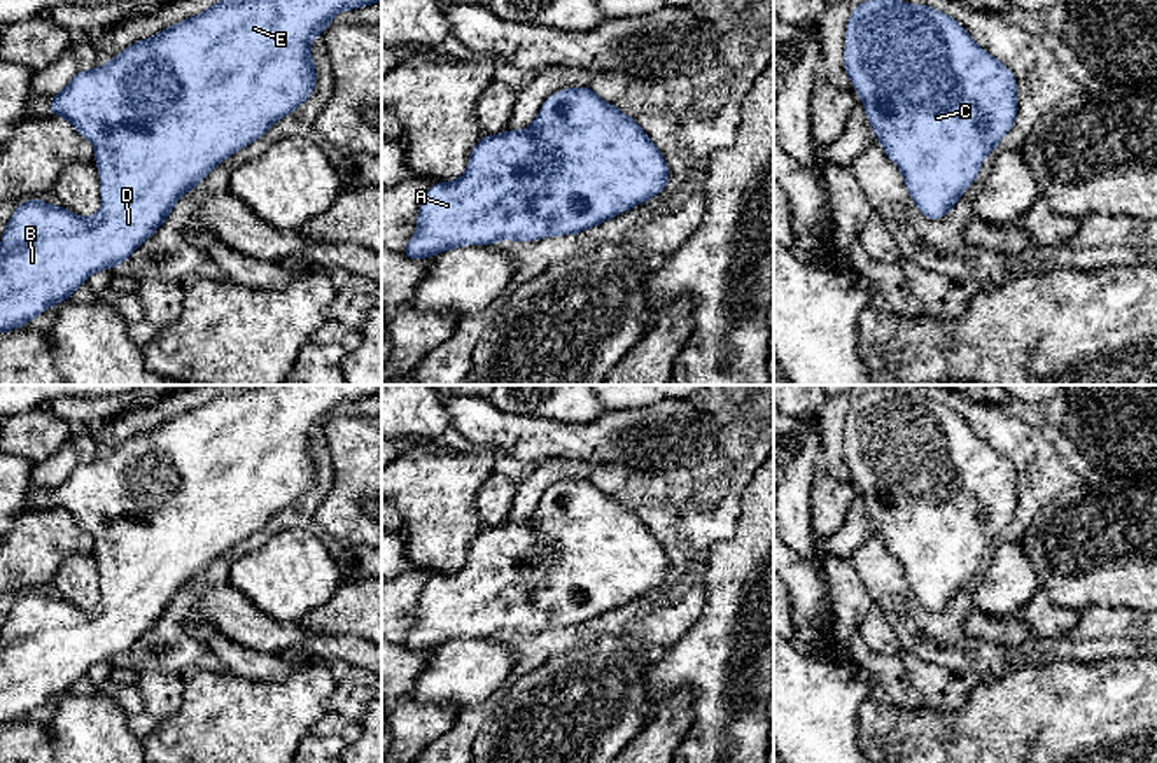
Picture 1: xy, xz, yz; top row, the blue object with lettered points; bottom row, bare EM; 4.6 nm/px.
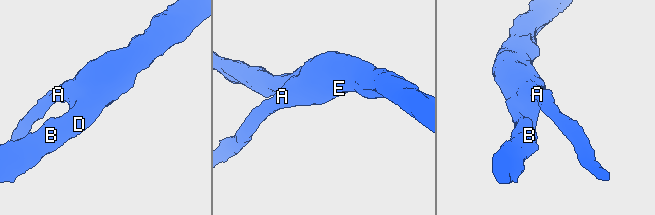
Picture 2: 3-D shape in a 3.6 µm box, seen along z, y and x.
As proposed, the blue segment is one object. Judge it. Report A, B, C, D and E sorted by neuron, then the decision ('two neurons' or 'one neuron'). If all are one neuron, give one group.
A B C D E | one neuron

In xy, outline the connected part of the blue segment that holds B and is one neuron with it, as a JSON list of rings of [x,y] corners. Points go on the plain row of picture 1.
[[[256,385],[250,390],[217,392],[207,402],[182,411],[151,430],[133,434],[117,448],[110,450],[107,457],[100,455],[93,462],[77,464],[68,472],[67,480],[49,492],[49,508],[65,509],[82,530],[93,536],[95,555],[100,567],[102,598],[93,609],[75,607],[61,595],[56,598],[47,597],[42,590],[26,592],[16,598],[0,634],[0,724],[25,719],[49,698],[70,691],[79,679],[86,677],[86,672],[95,663],[116,662],[121,654],[131,649],[135,642],[170,609],[172,600],[182,586],[198,579],[215,558],[249,536],[257,534],[280,509],[291,508],[313,486],[317,464],[310,444],[310,432],[319,430],[319,427],[333,416],[333,410],[341,402],[361,401],[380,392],[382,385]]]

